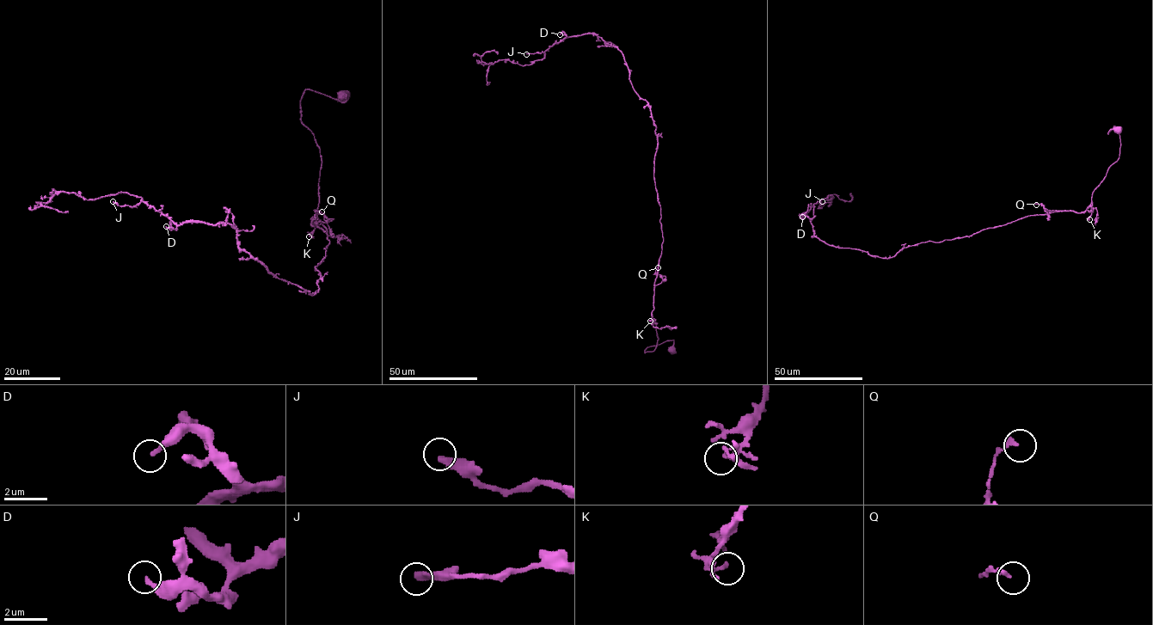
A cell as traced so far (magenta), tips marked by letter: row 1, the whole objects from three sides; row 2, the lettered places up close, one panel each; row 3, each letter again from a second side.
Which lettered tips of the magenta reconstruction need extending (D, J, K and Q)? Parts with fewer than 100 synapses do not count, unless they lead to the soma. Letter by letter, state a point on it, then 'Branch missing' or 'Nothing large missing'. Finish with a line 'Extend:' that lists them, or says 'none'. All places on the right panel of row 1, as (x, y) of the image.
D: Place: (802, 217). Nothing large missing
J: Place: (822, 201). Nothing large missing
K: Place: (1089, 219). Nothing large missing
Q: Place: (1036, 205). Nothing large missing
Extend: none

